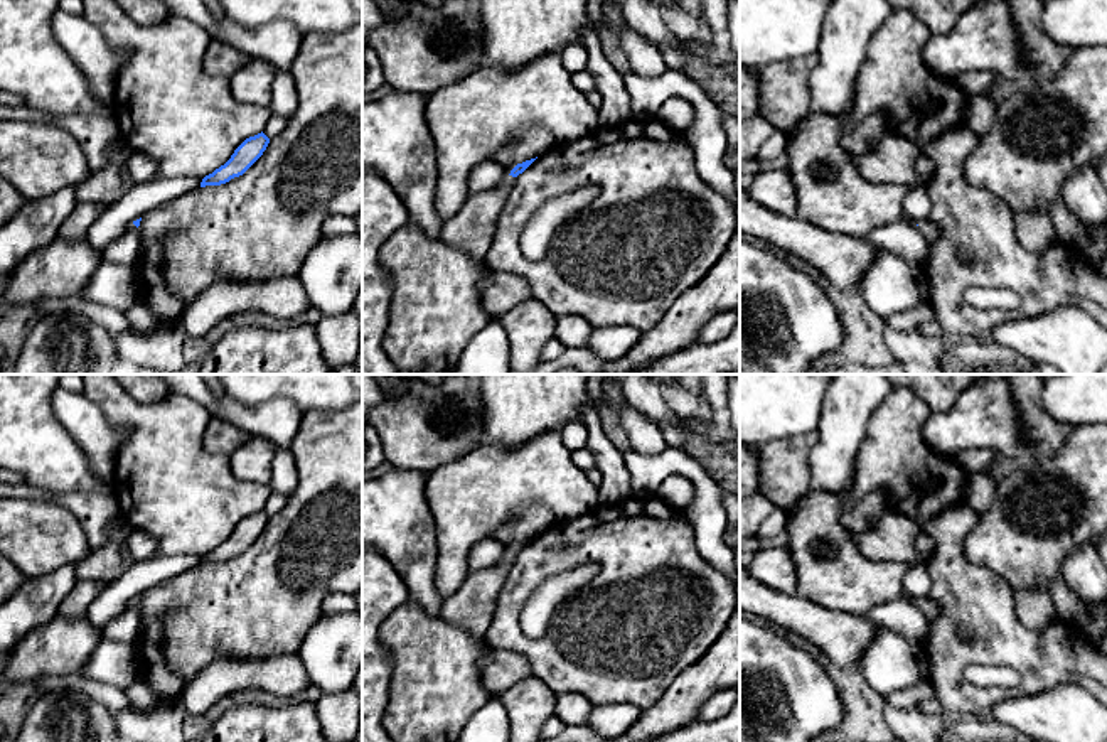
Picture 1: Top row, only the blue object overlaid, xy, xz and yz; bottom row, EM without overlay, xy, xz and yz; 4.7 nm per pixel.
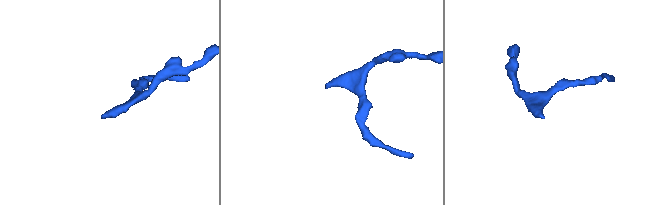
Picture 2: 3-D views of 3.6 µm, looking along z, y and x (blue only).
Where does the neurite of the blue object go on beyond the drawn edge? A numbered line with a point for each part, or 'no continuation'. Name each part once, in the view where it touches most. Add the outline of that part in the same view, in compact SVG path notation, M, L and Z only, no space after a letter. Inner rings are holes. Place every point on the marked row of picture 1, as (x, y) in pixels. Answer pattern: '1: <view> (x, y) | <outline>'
1: xz (472, 228) | M507 175L492 189L468 194L458 212L443 221L440 239L477 261L485 260L514 179Z

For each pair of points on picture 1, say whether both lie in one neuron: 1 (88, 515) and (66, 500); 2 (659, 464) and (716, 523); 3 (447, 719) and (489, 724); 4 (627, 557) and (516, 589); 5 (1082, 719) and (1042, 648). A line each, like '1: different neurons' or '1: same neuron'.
1: same neuron
2: same neuron
3: different neurons
4: same neuron
5: different neurons

